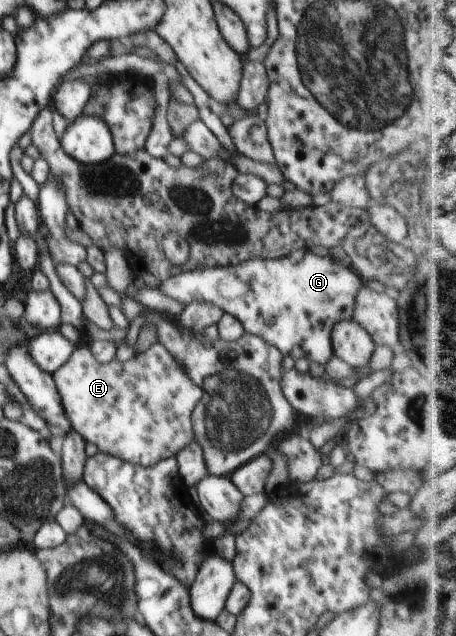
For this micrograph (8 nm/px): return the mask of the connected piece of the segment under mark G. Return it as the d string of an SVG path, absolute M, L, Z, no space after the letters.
M293 250L287 257L279 259L251 259L237 266L212 267L181 272L160 280L157 290L185 305L205 302L224 313L231 314L242 324L244 333L260 337L264 342L275 346L283 357L289 356L292 362L301 358L328 366L334 356L332 346L333 328L343 320L352 319L356 296L365 282L357 272L338 264L331 256L317 256L313 252Z

